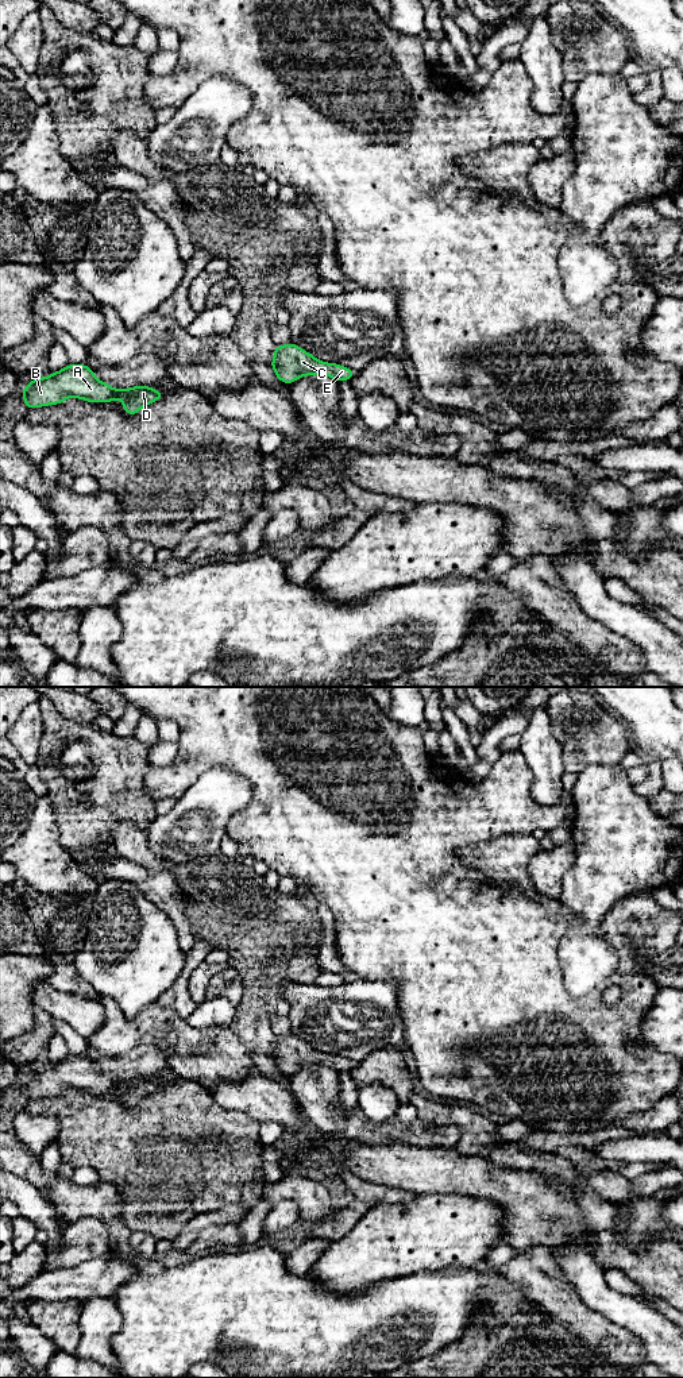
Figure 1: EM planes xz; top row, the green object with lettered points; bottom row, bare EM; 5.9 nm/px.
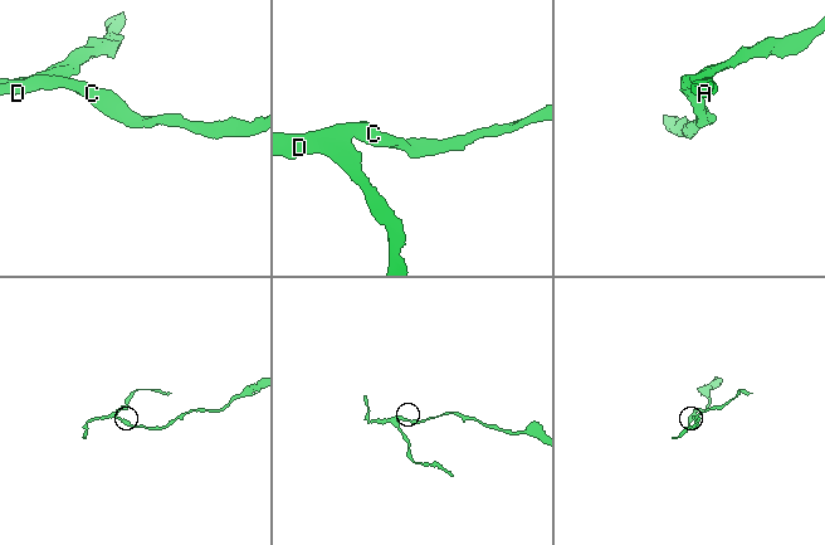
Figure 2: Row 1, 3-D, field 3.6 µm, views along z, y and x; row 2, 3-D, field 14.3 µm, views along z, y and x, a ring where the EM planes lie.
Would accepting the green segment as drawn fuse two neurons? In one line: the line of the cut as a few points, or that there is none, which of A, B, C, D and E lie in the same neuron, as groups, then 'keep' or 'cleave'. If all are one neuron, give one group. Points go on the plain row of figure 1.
no cut; A B C D E; keep

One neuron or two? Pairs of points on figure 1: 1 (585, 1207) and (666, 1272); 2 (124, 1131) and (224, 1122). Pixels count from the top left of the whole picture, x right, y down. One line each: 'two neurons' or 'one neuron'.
1: one neuron
2: one neuron

